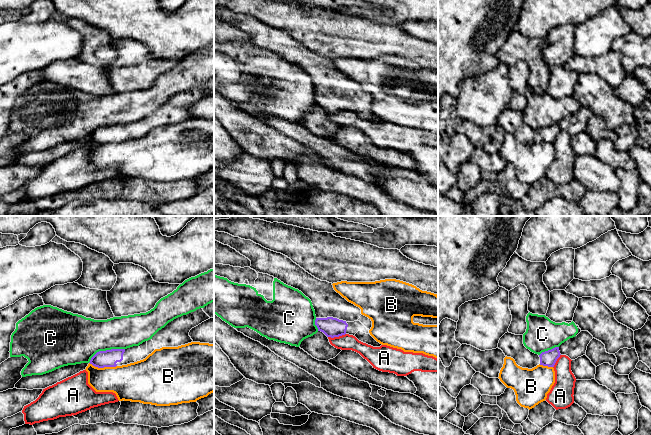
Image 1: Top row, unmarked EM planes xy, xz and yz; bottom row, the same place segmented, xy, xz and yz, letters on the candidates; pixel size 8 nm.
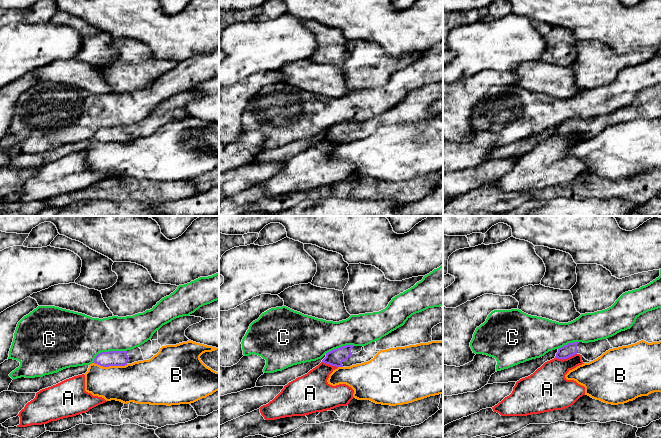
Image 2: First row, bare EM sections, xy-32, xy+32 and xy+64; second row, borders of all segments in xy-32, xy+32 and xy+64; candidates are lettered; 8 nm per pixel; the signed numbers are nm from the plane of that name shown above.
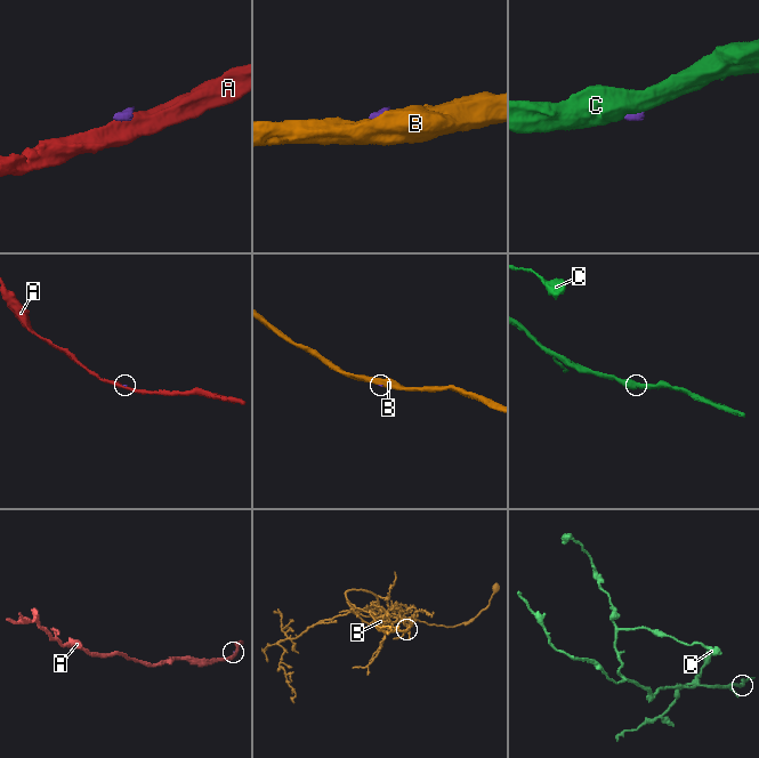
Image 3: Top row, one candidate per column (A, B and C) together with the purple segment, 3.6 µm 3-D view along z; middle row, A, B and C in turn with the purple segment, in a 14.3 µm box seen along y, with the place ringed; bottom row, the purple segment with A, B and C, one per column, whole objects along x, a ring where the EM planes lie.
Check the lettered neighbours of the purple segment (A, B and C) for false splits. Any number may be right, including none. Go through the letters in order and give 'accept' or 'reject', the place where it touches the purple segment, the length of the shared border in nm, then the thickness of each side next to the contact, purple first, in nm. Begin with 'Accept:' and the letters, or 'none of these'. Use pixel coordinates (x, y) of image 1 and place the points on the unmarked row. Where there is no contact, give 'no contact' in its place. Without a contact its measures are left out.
Accept: none of these
A: reject; contact xz (336, 112); length 150 nm; calibres 160 and 130 nm
B: reject; contact xy (103, 143); length 220 nm; calibres 140 and 300 nm
C: reject; contact xy (106, 126); length 320 nm; calibres 140 and 380 nm

